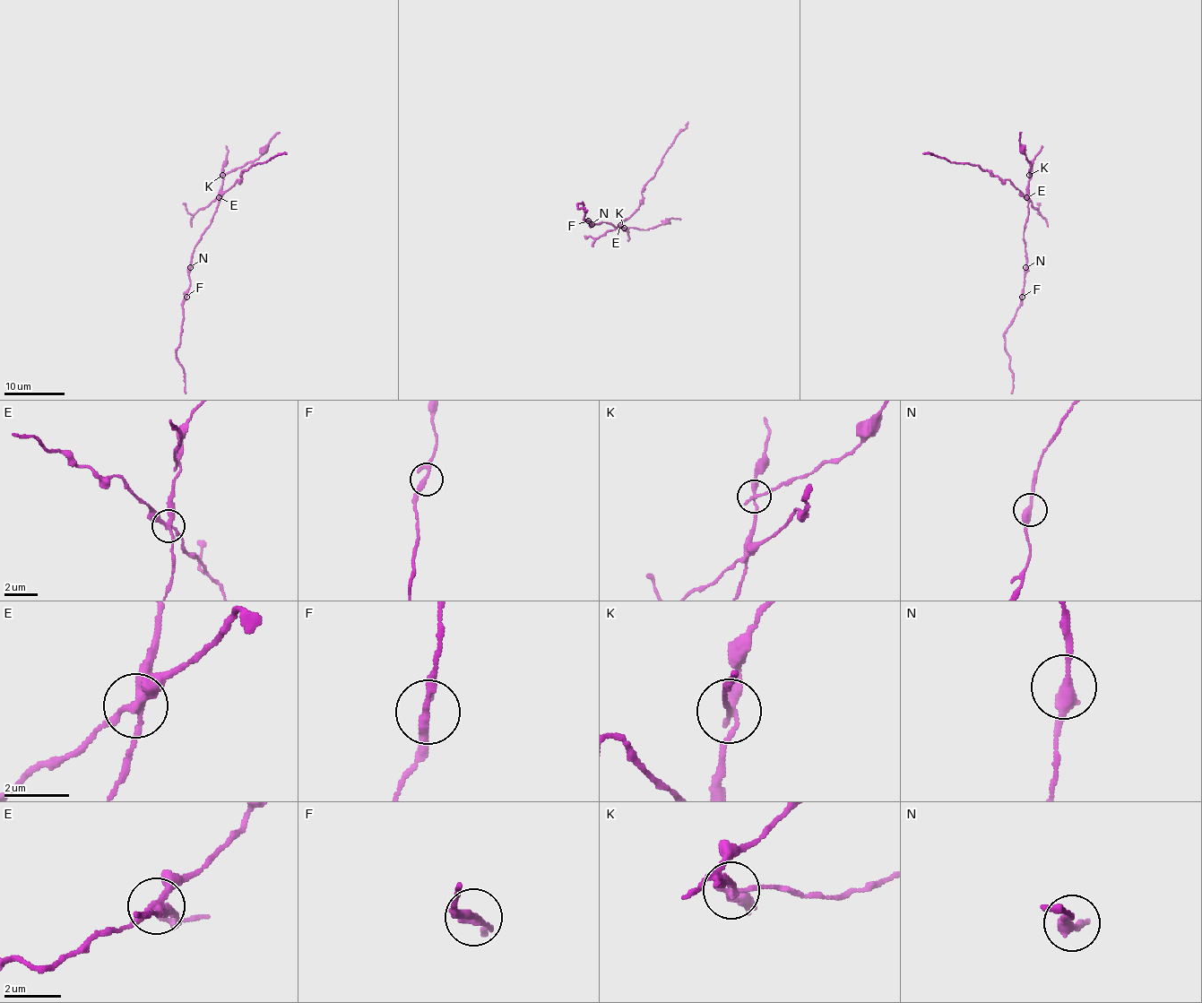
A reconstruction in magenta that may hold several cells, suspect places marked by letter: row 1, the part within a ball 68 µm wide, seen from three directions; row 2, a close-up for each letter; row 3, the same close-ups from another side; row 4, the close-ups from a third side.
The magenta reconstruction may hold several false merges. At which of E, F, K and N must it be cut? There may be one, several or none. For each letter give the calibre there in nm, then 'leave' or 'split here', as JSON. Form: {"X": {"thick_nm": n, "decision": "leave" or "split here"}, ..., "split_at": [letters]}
{"E": {"thick_nm": 260, "decision": "split here"}, "F": {"thick_nm": 200, "decision": "leave"}, "K": {"thick_nm": 200, "decision": "split here"}, "N": {"thick_nm": 340, "decision": "leave"}, "split_at": ["E", "K"]}

